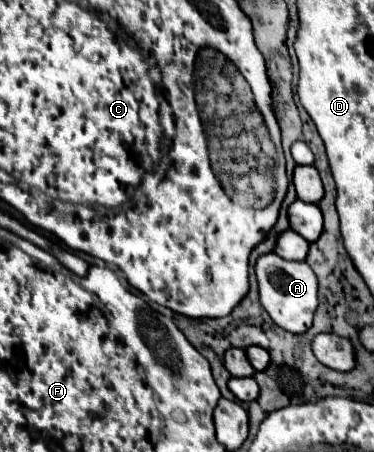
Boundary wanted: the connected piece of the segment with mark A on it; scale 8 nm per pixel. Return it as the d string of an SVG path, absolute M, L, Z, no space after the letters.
M268 253L258 259L256 277L260 287L260 303L278 327L290 333L304 333L312 327L314 311L318 307L318 277L308 263L286 261L276 253Z

